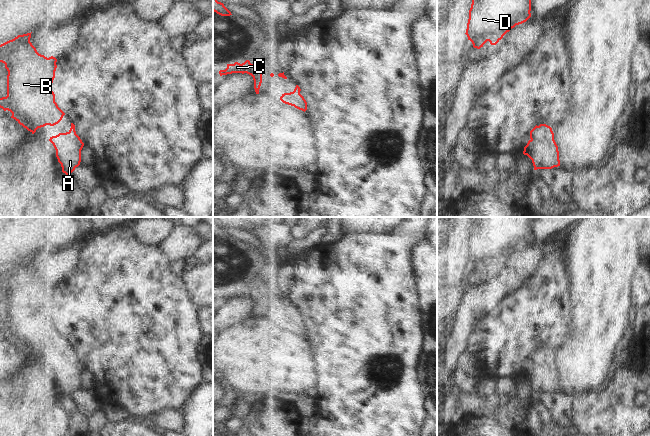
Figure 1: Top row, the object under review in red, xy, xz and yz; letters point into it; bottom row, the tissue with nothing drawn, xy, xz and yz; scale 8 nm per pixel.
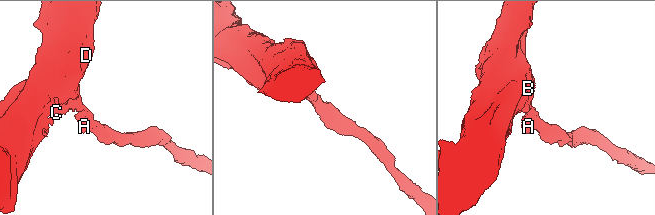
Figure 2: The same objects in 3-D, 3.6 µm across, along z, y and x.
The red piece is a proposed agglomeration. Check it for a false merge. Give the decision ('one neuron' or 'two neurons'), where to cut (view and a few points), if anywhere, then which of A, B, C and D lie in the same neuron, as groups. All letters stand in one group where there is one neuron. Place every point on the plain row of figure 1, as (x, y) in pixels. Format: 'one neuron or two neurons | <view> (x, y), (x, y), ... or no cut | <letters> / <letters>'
one neuron | no cut | A B C D

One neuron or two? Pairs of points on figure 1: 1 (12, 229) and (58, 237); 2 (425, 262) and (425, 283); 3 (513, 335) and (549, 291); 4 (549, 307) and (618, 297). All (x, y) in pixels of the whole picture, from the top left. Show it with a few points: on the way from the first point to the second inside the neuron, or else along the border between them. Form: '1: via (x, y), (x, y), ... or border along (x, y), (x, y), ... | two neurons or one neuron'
1: via (23, 229), (47, 229) | one neuron
2: via (425, 267), (425, 278) | one neuron
3: via (522, 324), (542, 302) | one neuron
4: border along (569, 280), (569, 321), (566, 327) | two neurons

